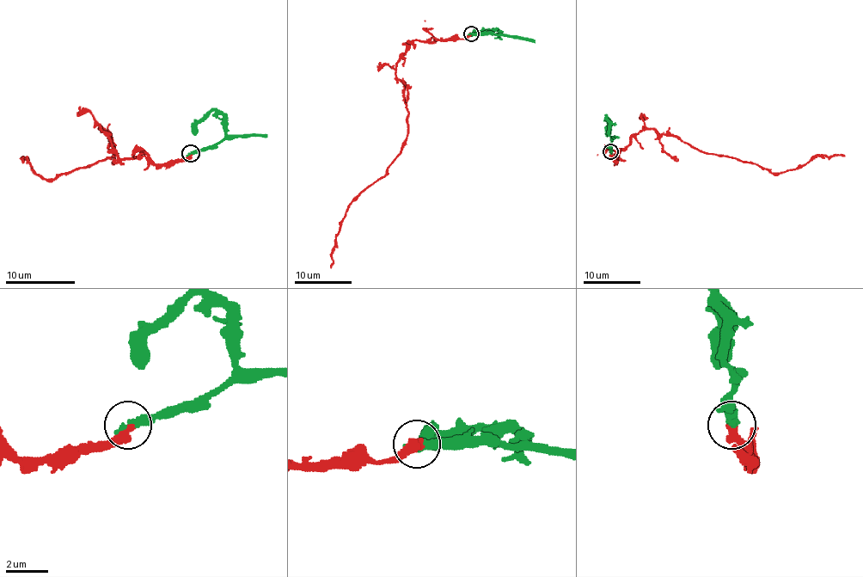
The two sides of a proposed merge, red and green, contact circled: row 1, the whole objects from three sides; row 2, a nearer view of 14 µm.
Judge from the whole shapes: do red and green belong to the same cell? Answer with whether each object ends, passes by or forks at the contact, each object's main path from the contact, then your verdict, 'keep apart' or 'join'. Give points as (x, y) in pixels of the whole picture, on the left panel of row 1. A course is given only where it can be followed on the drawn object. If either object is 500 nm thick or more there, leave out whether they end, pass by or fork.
red ends; green ends; course red (191, 154), (163, 164), (121, 159), (99, 125), (109, 132), (113, 156), (90, 166), (45, 178), (21, 159); course green (191, 154), (211, 149), (223, 136), (223, 117), (220, 113), (206, 113), (196, 124), (192, 134); keep apart

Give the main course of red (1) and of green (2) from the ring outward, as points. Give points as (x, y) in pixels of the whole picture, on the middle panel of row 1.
1: (472, 33), (414, 40), (395, 67), (404, 85), (407, 140), (388, 172), (351, 202), (330, 268)
2: (472, 33), (498, 33), (496, 31), (473, 31)

